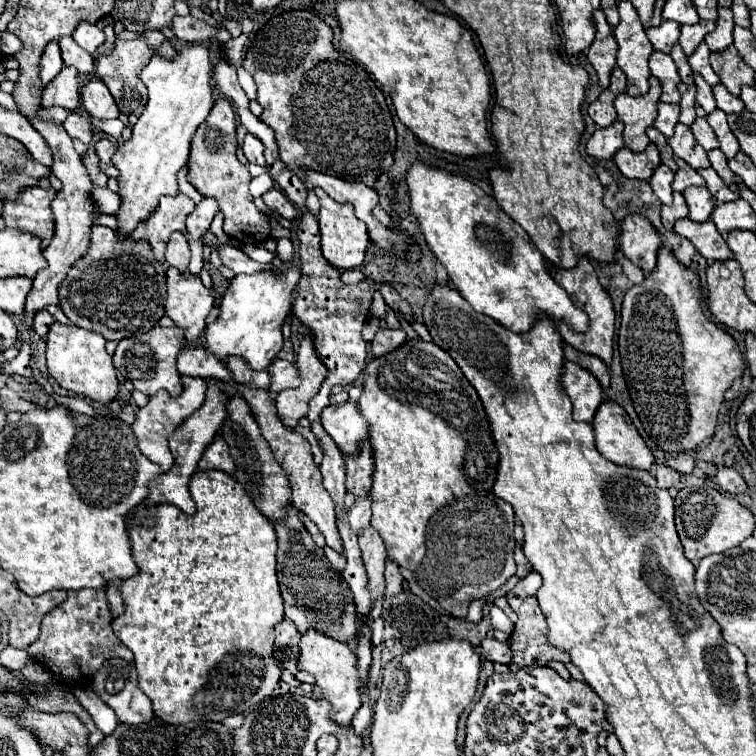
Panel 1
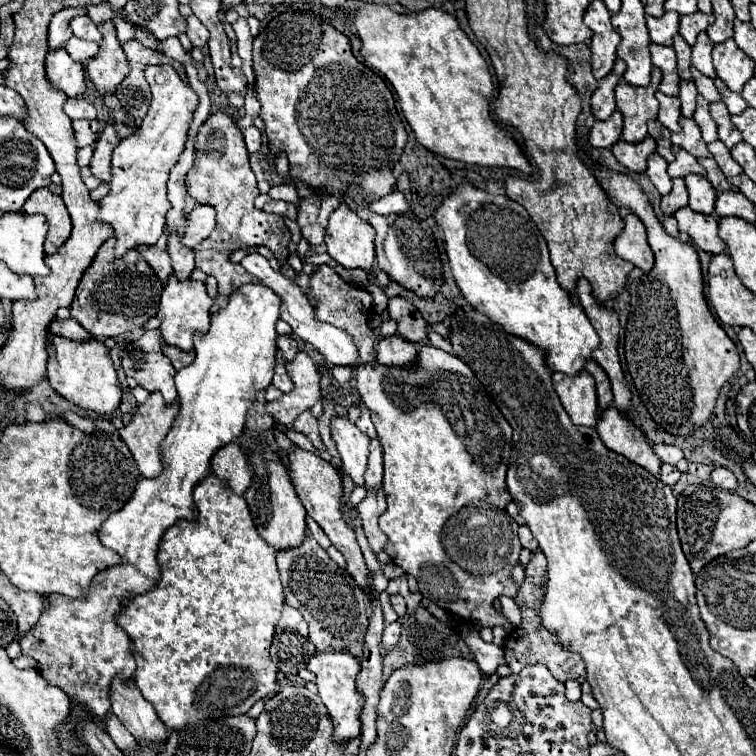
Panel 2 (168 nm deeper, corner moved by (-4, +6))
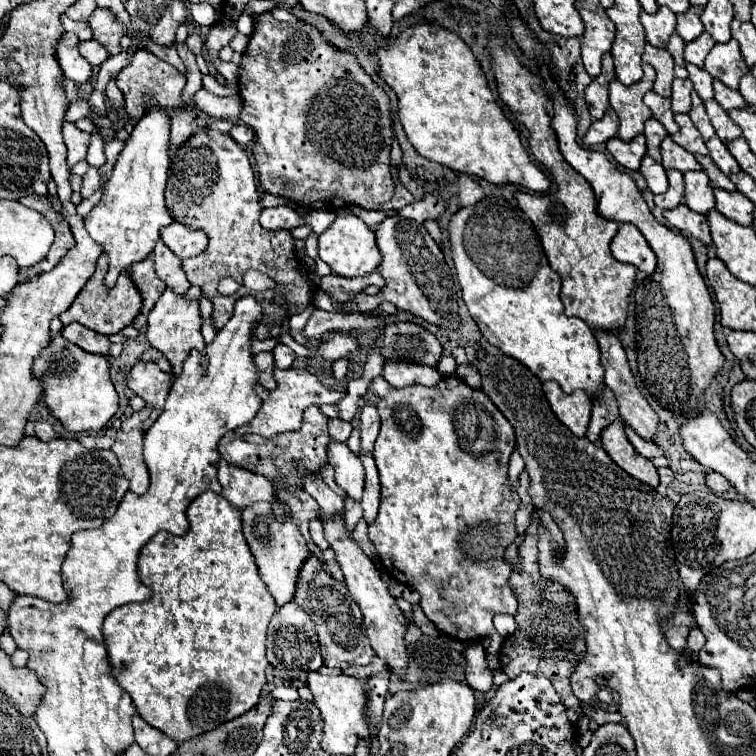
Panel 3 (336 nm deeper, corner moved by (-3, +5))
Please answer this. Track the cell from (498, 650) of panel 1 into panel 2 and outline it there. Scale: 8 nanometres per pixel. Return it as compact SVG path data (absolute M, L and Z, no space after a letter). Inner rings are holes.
M471 630L467 636L465 636L465 644L469 646L471 654L473 654L473 660L477 662L481 674L485 676L491 676L495 674L495 670L505 664L505 656L503 656L503 648L497 646L497 644L487 644L481 640L479 636L479 630Z

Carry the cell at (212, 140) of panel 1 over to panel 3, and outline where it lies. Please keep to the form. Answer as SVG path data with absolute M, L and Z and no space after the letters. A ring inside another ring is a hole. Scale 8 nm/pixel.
M202 129L184 143L176 155L176 165L170 167L170 179L166 187L166 205L174 219L202 229L208 235L208 247L192 257L186 259L184 271L192 285L200 285L202 293L212 299L214 303L214 327L222 329L224 323L232 317L234 301L244 295L254 295L264 309L262 323L266 325L280 325L286 311L304 311L310 301L314 301L314 287L308 279L308 271L294 253L294 237L290 231L280 229L280 233L268 233L258 223L260 217L260 199L256 191L254 171L250 167L246 151L232 141L232 137L216 131L216 129ZM248 269L258 269L260 273L272 277L278 283L280 293L286 297L286 305L272 307L274 293L250 293L248 289L240 289L234 295L220 295L216 291L218 281L224 277L232 277L240 281Z

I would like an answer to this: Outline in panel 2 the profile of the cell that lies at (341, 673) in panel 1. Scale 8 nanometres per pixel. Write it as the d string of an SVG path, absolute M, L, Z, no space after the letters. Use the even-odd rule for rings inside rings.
M317 652L313 656L313 660L309 660L307 670L311 670L317 680L317 690L319 696L333 720L333 736L331 742L333 744L345 744L353 738L359 738L361 734L361 722L359 722L359 714L361 714L361 694L355 688L355 680L357 680L357 672L359 672L359 662L357 658L349 656L349 652Z

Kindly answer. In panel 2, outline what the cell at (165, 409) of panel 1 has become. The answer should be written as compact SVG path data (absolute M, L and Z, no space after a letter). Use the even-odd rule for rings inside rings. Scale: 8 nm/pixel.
M153 392L153 394L149 396L149 400L137 408L133 420L131 420L127 426L116 429L112 423L104 418L94 419L94 423L101 431L119 434L119 438L121 438L121 440L127 444L127 448L131 450L133 460L135 460L135 464L137 464L141 476L143 476L143 478L155 478L155 476L161 474L161 470L163 470L163 468L161 468L161 456L159 456L159 444L161 444L165 432L169 432L169 428L171 428L175 416L177 416L177 410L179 410L179 404L177 404L177 402L171 404L171 406L165 406L163 396L161 396L159 392Z

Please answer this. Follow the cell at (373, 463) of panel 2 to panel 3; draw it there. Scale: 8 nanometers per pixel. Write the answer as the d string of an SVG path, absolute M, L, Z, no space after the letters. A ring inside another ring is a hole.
M364 405L360 411L360 453L372 453L378 437L380 417L374 405Z

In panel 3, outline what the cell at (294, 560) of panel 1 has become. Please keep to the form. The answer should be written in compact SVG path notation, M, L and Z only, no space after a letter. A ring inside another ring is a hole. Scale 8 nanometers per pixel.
M310 555L308 561L304 561L300 569L300 577L296 581L296 597L292 601L312 617L326 667L346 669L350 665L368 665L372 661L376 653L370 647L368 635L364 633L366 629L364 629L364 617L360 613L360 607L348 593L346 583L336 581L326 571L324 563L316 559L316 555Z

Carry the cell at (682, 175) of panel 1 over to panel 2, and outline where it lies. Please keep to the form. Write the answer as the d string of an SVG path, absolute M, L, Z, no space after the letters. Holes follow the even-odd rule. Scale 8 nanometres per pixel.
M671 146L671 150L675 154L675 160L667 168L667 174L671 178L685 178L687 174L705 174L705 168L701 168L697 158L691 156L687 150L677 146Z

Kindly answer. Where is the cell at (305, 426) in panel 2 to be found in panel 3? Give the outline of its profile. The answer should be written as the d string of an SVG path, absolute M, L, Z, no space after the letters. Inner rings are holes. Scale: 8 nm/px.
M308 407L304 411L304 421L298 431L288 431L288 433L280 433L276 437L264 437L264 439L258 435L236 435L234 431L230 431L220 439L218 451L228 463L260 473L266 479L274 479L278 487L302 489L302 475L316 473L320 467L326 465L328 443L330 443L328 417L322 415L318 407Z

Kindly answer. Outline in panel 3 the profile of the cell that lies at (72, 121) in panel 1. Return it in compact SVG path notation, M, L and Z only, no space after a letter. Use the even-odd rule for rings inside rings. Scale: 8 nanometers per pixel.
M64 123L64 143L68 147L68 165L76 165L86 157L92 135L78 129L74 123Z

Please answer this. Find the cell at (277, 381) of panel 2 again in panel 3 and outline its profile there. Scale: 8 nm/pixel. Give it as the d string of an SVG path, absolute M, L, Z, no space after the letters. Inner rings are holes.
M268 351L266 353L258 353L254 361L256 361L258 369L260 369L260 385L264 385L268 391L276 389L276 379L274 379L276 365L274 365L272 353L268 353Z

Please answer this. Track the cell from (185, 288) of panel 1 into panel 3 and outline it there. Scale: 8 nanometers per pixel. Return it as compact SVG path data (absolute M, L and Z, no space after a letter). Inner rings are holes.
M166 289L148 315L146 337L148 337L152 347L156 347L158 351L164 353L164 357L168 357L168 361L174 367L174 375L178 375L182 371L182 363L188 357L188 353L192 349L198 349L202 353L206 347L202 333L200 333L200 327L202 327L200 301L188 299L186 295L178 295L178 293L172 293L172 289Z

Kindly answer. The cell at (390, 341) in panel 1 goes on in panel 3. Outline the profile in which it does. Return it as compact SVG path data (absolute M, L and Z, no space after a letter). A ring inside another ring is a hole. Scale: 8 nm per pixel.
M388 361L388 363L384 363L382 377L392 387L408 387L408 385L416 385L416 383L432 387L442 379L438 369L432 369L430 365L412 365L412 361Z

